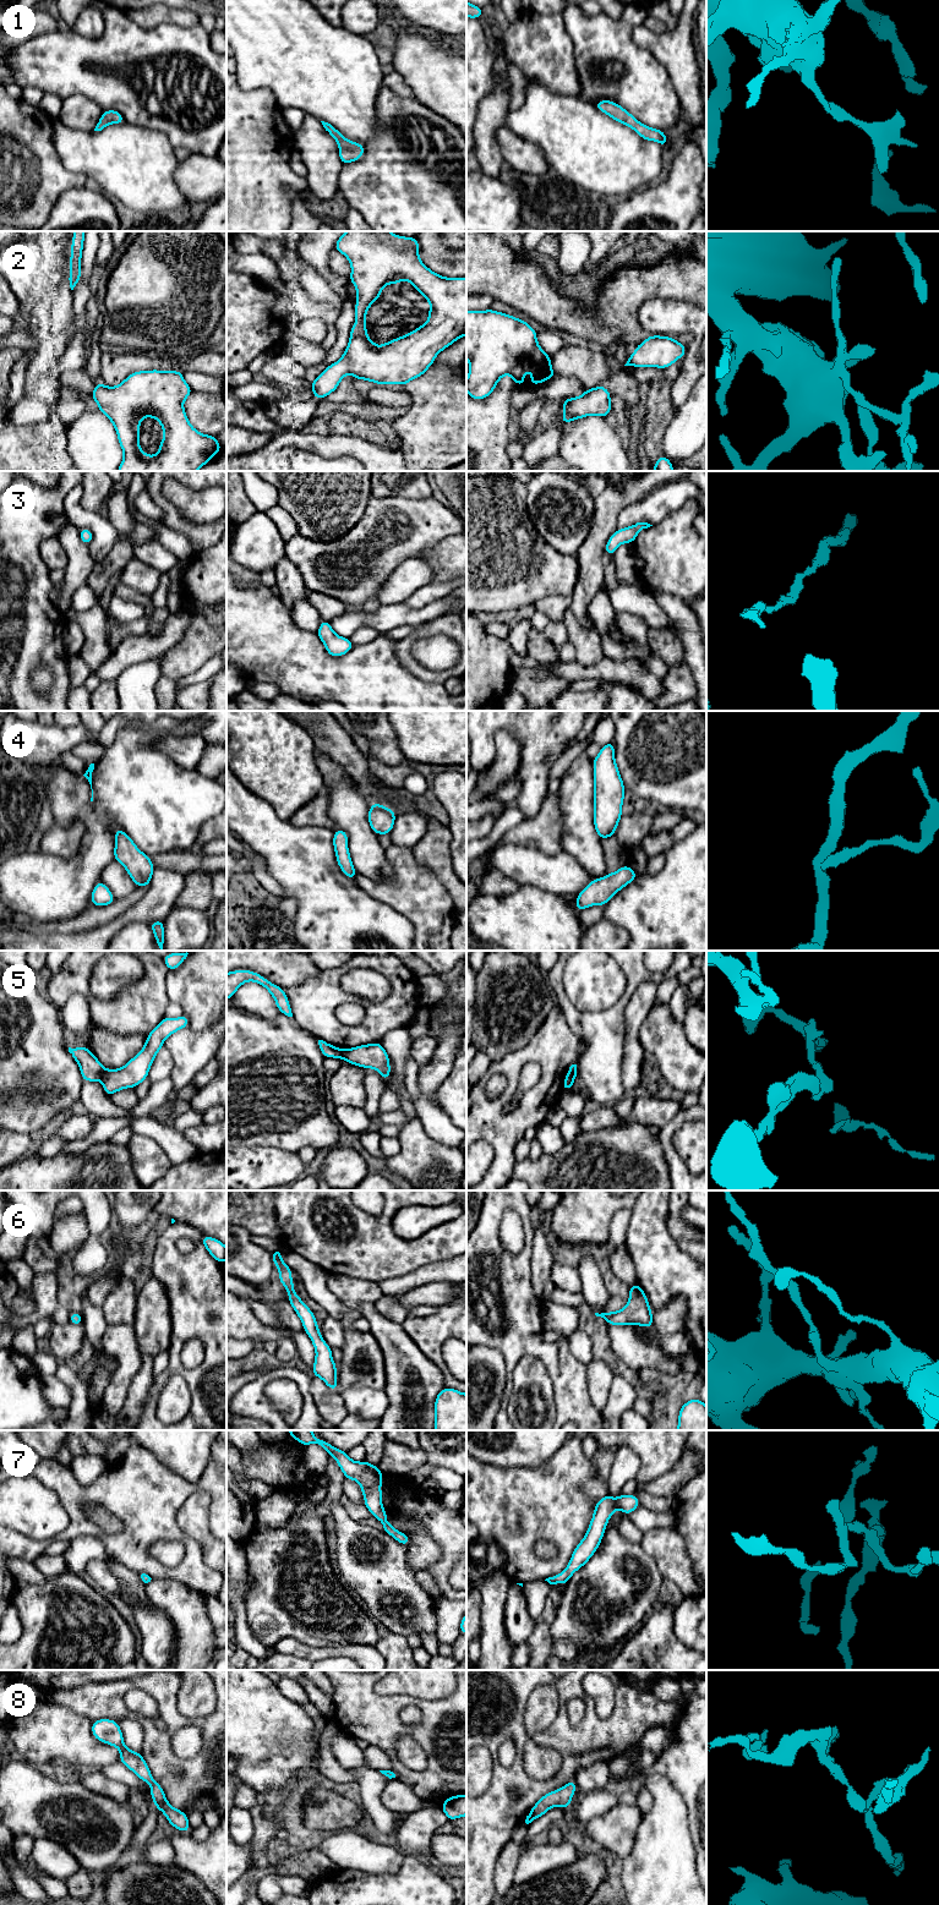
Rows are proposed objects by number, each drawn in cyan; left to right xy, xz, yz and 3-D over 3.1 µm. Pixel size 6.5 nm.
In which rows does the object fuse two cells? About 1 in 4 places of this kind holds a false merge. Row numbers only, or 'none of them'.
5

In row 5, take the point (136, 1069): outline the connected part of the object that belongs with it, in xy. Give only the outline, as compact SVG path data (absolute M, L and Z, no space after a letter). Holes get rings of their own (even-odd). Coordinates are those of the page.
M184 1014L179 1018L164 1017L147 1035L143 1049L133 1058L119 1069L104 1071L102 1085L107 1095L110 1096L126 1088L136 1088L147 1079L153 1060L163 1047L165 1039L186 1027L189 1027L189 1018Z

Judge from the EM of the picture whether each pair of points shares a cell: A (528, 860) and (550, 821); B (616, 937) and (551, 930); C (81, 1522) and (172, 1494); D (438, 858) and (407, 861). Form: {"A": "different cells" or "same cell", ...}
{"A": "different cells", "B": "different cells", "C": "same cell", "D": "different cells"}

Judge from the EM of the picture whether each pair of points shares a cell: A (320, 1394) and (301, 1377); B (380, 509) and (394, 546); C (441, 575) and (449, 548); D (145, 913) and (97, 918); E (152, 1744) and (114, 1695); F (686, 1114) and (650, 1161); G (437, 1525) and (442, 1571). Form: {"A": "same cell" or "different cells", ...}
{"A": "different cells", "B": "same cell", "C": "same cell", "D": "different cells", "E": "same cell", "F": "different cells", "G": "same cell"}

